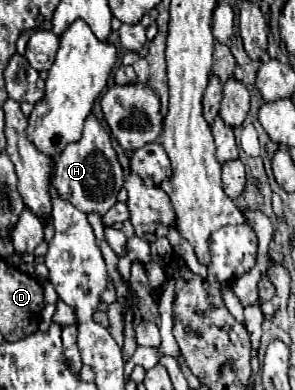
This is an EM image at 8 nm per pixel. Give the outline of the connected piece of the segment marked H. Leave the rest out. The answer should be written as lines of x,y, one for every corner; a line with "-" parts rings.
88,115
84,121
84,133
80,141
68,143
66,149
56,159
54,187
64,199
68,199
80,211
84,213
98,211
100,215
104,215
116,203
116,195
122,189
122,183
124,171
116,159
110,135
94,115

